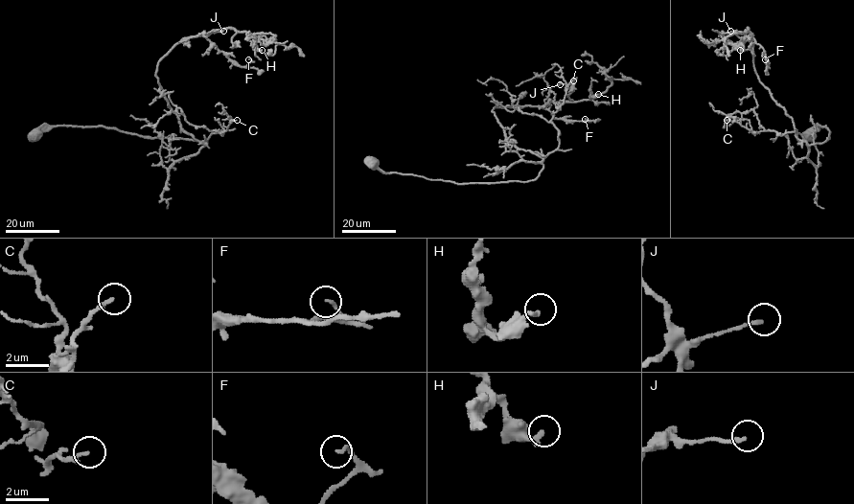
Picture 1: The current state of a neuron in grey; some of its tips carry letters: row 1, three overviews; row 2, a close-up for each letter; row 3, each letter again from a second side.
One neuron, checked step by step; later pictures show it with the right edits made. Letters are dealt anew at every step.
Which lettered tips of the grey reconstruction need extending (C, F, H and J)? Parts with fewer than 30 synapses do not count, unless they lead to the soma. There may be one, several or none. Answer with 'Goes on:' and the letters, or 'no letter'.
Goes on: no letter

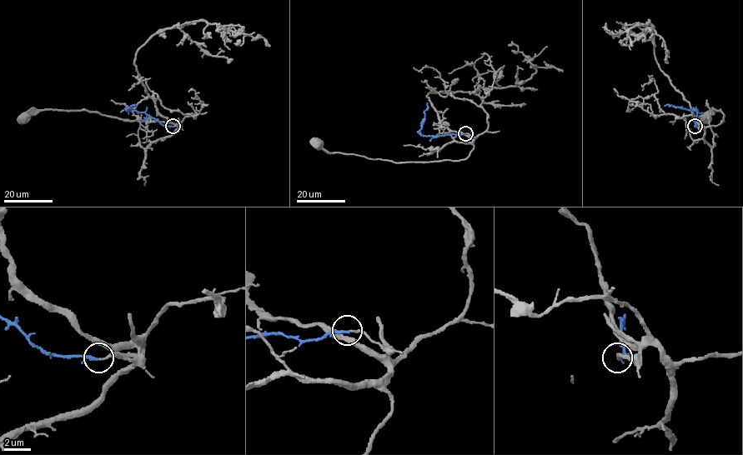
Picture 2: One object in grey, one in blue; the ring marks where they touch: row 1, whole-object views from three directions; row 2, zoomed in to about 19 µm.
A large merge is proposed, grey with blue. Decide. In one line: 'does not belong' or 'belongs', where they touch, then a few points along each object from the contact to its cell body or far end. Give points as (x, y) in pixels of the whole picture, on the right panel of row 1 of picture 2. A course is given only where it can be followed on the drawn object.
belongs; at (695, 126); grey runs (695, 127), (716, 126), (724, 115), (715, 109), (707, 122), (704, 119); blue runs (695, 127), (697, 110), (664, 106)

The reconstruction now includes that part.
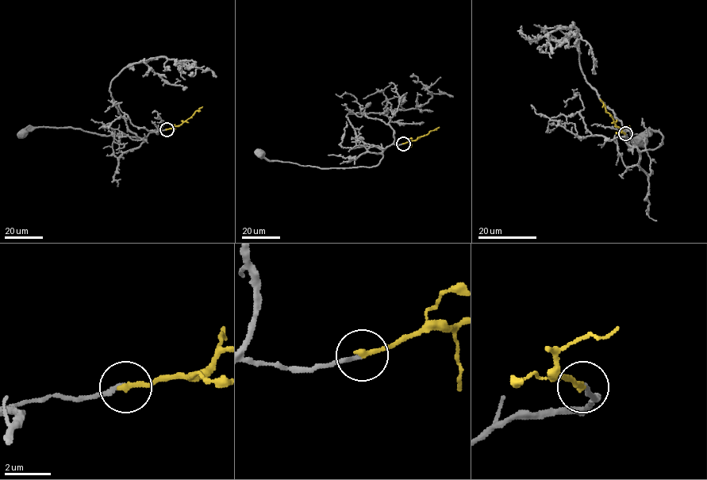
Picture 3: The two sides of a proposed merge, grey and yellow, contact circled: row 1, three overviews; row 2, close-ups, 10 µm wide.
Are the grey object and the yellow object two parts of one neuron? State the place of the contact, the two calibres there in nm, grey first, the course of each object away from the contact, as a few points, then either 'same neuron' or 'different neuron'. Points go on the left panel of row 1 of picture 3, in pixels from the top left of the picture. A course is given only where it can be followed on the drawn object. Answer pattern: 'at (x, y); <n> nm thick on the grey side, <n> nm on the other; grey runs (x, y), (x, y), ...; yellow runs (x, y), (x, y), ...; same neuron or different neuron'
at (167, 129); 180 nm thick on the grey side, 240 nm on the other; grey runs (167, 129), (151, 132), (145, 140), (134, 136), (100, 136), (71, 127), (31, 127), (23, 134); yellow runs (167, 129), (178, 126), (202, 106); different neuron

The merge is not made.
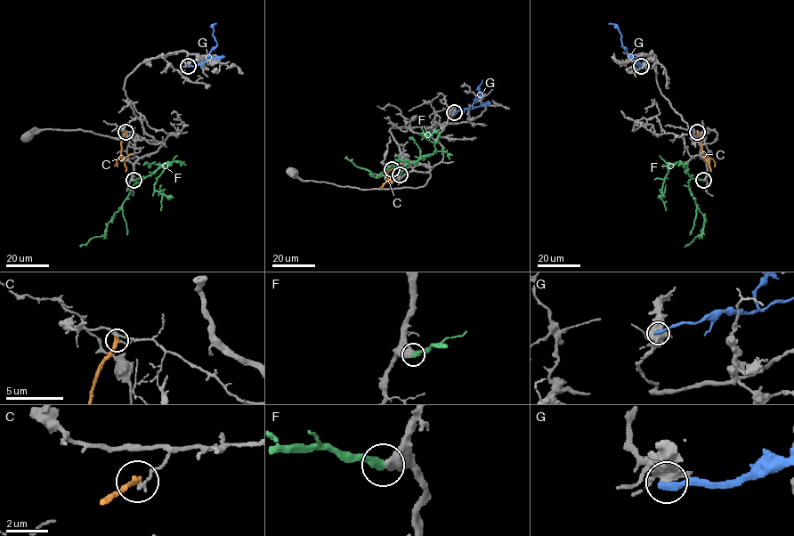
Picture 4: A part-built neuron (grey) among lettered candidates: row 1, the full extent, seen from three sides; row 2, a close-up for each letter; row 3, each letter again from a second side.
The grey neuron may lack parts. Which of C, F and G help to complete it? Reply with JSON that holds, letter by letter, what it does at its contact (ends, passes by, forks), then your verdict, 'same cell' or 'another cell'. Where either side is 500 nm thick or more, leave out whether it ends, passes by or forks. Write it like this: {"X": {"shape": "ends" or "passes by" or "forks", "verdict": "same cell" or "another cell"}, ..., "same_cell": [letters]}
{"C": {"shape": "ends", "verdict": "another cell"}, "F": {"verdict": "same cell"}, "G": {"shape": "ends", "verdict": "another cell"}, "same_cell": ["F"]}

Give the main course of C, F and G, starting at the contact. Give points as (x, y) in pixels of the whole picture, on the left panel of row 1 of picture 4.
C: (126, 132), (121, 142), (123, 159), (117, 160), (117, 166)
F: (133, 180), (141, 178), (131, 188), (122, 207), (108, 223), (105, 235), (95, 236), (80, 247)
G: (188, 66), (202, 63), (216, 45), (213, 35), (213, 25), (215, 24)

